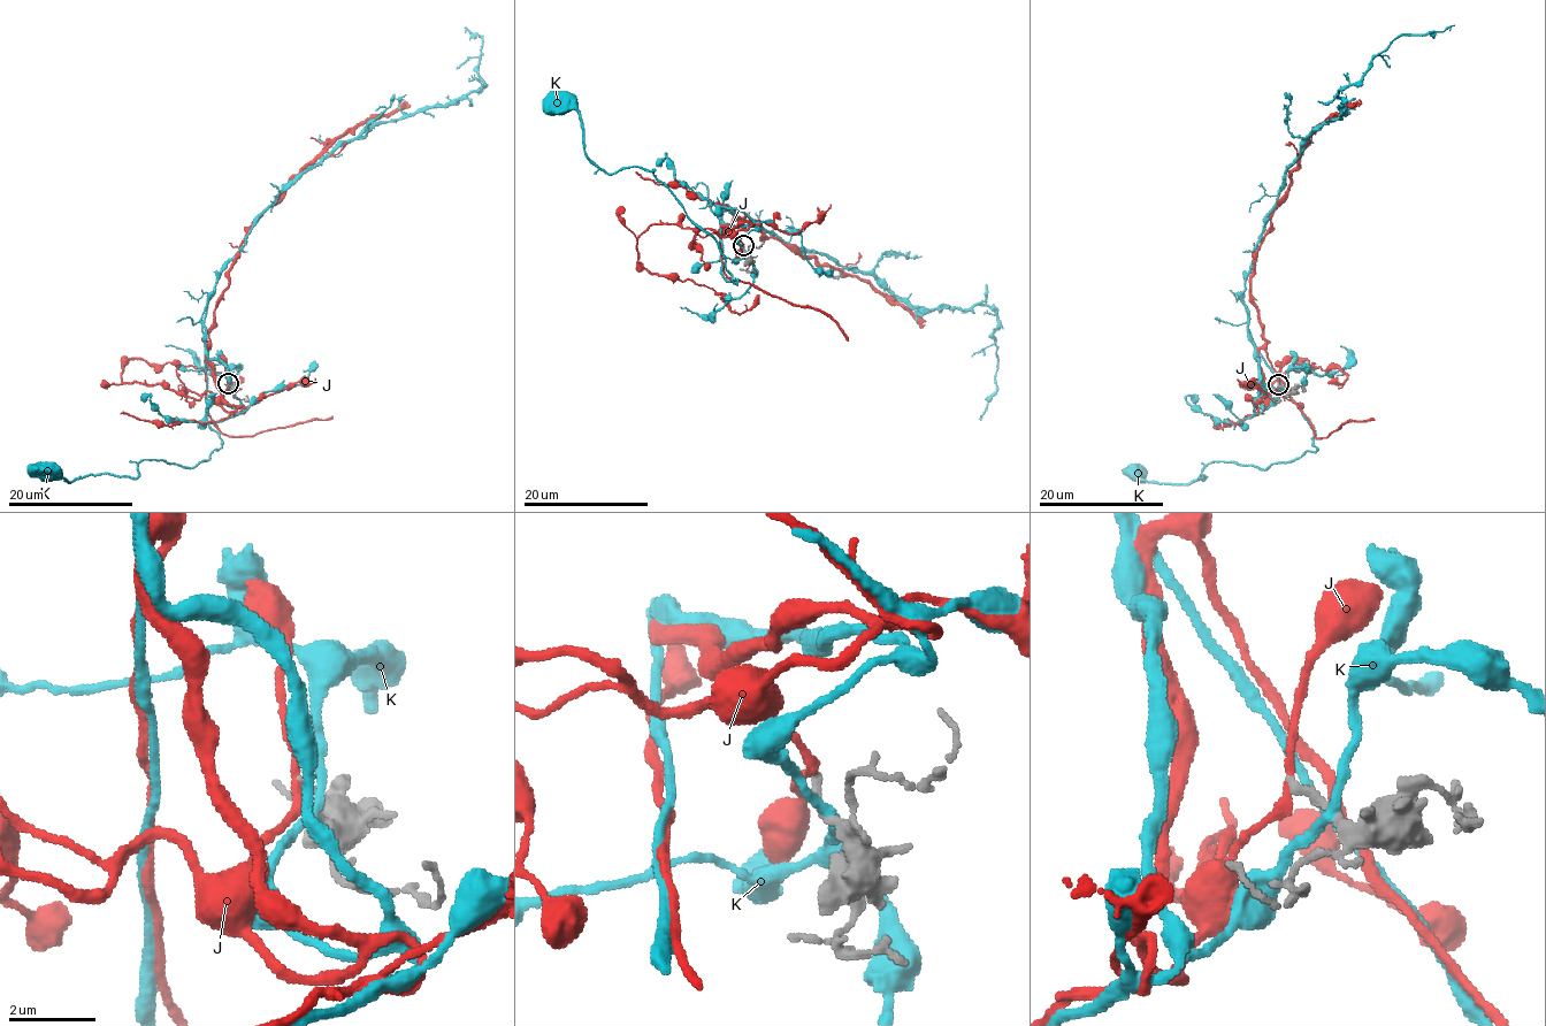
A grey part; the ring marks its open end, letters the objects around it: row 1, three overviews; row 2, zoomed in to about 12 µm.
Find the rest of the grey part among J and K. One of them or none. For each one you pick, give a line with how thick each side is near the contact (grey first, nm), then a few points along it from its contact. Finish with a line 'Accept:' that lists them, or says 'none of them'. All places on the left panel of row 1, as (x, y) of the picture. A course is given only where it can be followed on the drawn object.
Accept: none of them

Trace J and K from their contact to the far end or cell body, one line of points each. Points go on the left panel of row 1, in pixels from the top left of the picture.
J: (228, 384), (220, 404), (232, 412), (206, 345), (250, 227), (338, 138), (407, 102)
K: (230, 389), (237, 407), (228, 370), (205, 354), (206, 421), (222, 446), (196, 466), (46, 474)

